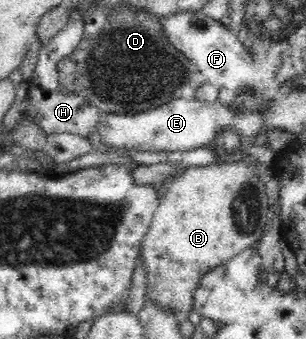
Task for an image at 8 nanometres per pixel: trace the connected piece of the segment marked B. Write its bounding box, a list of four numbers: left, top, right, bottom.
[140,161,273,316]

